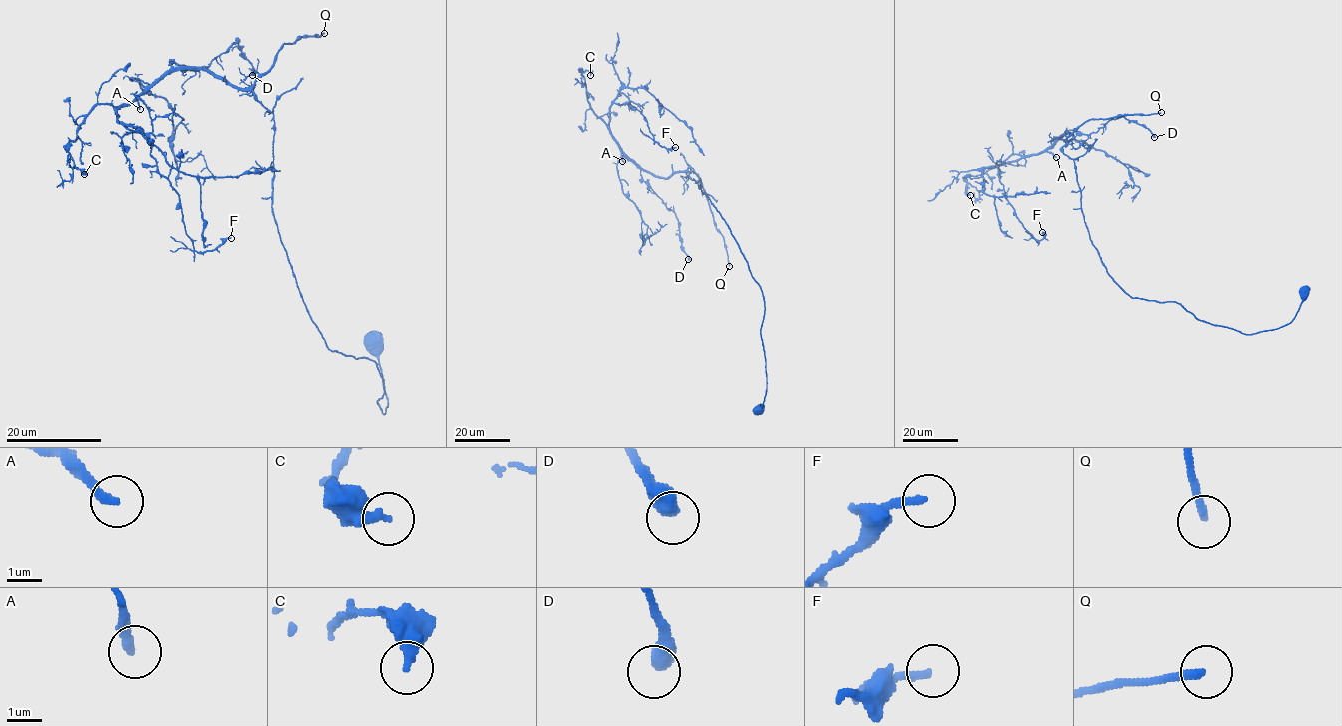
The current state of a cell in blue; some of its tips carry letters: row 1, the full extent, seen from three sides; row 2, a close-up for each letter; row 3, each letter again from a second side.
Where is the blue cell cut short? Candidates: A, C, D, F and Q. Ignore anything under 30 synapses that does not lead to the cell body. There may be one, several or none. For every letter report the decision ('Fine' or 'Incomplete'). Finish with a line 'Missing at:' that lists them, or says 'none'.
A: Incomplete
C: Fine
D: Fine
F: Fine
Q: Incomplete
Missing at: A, Q

